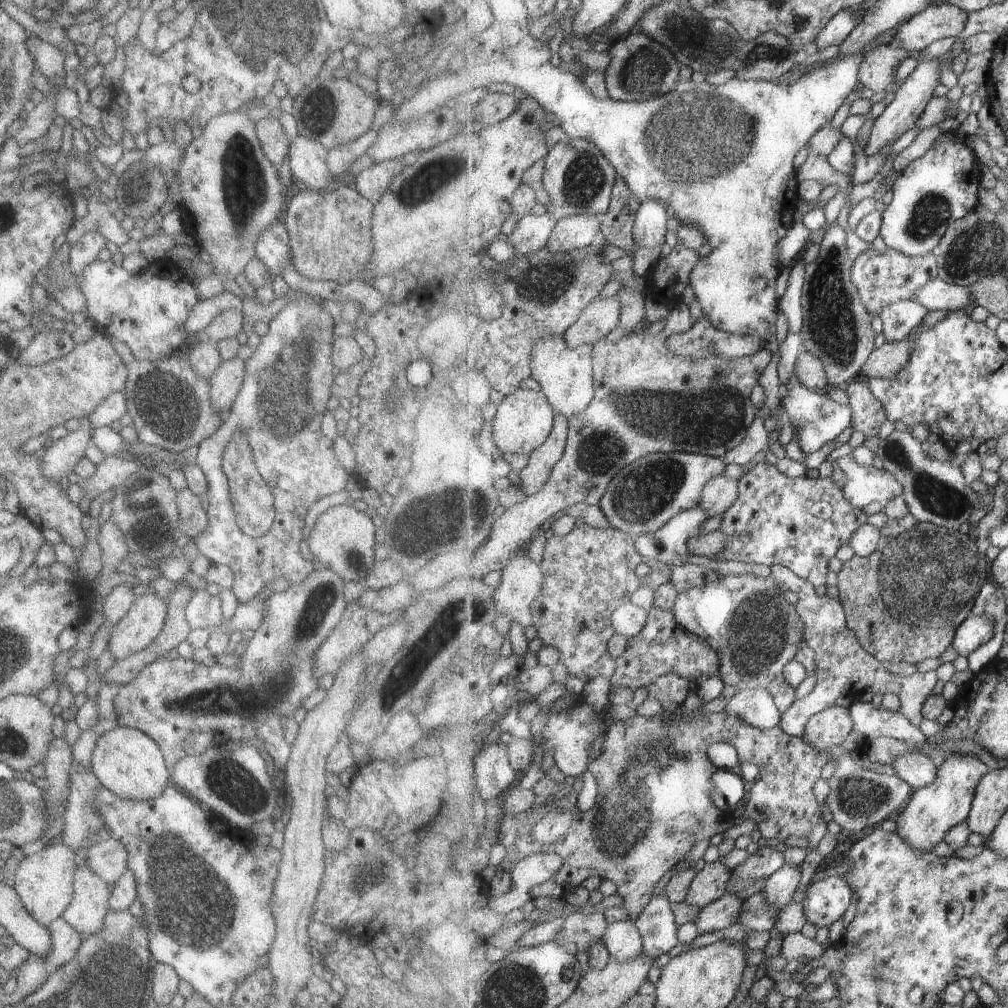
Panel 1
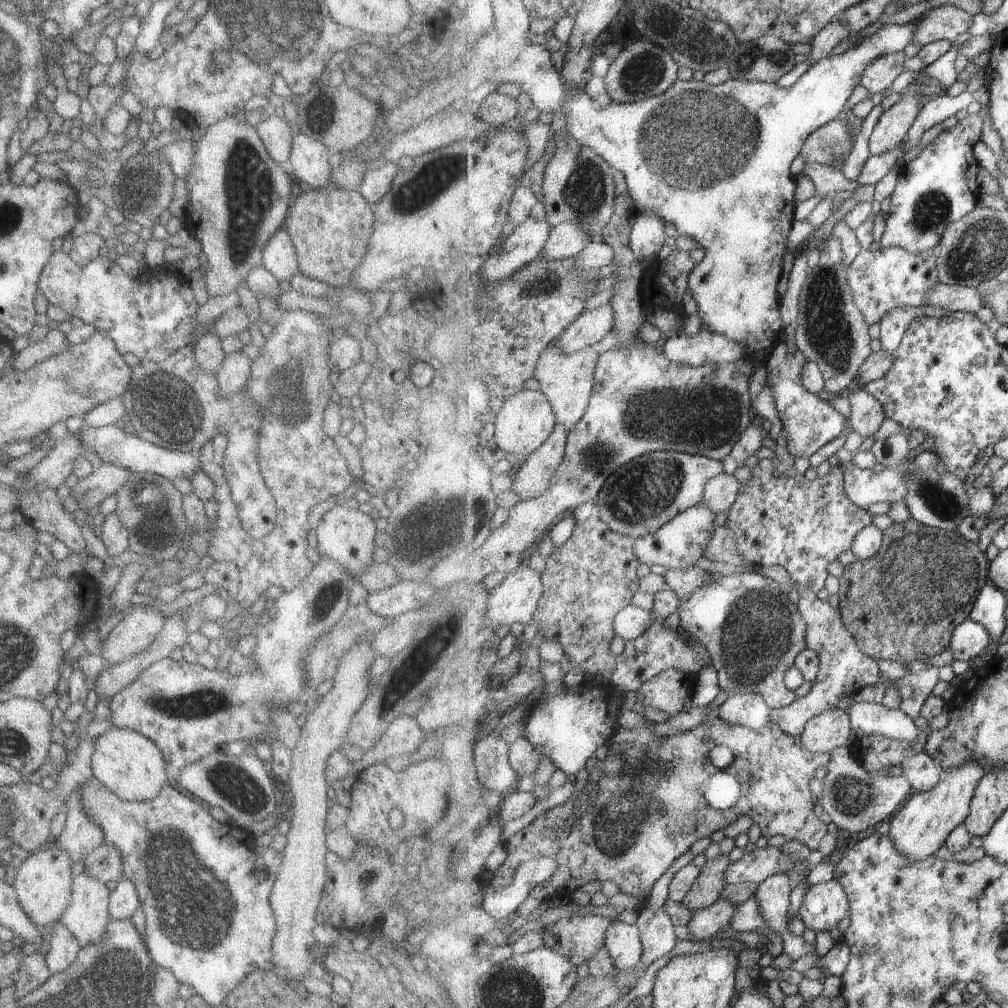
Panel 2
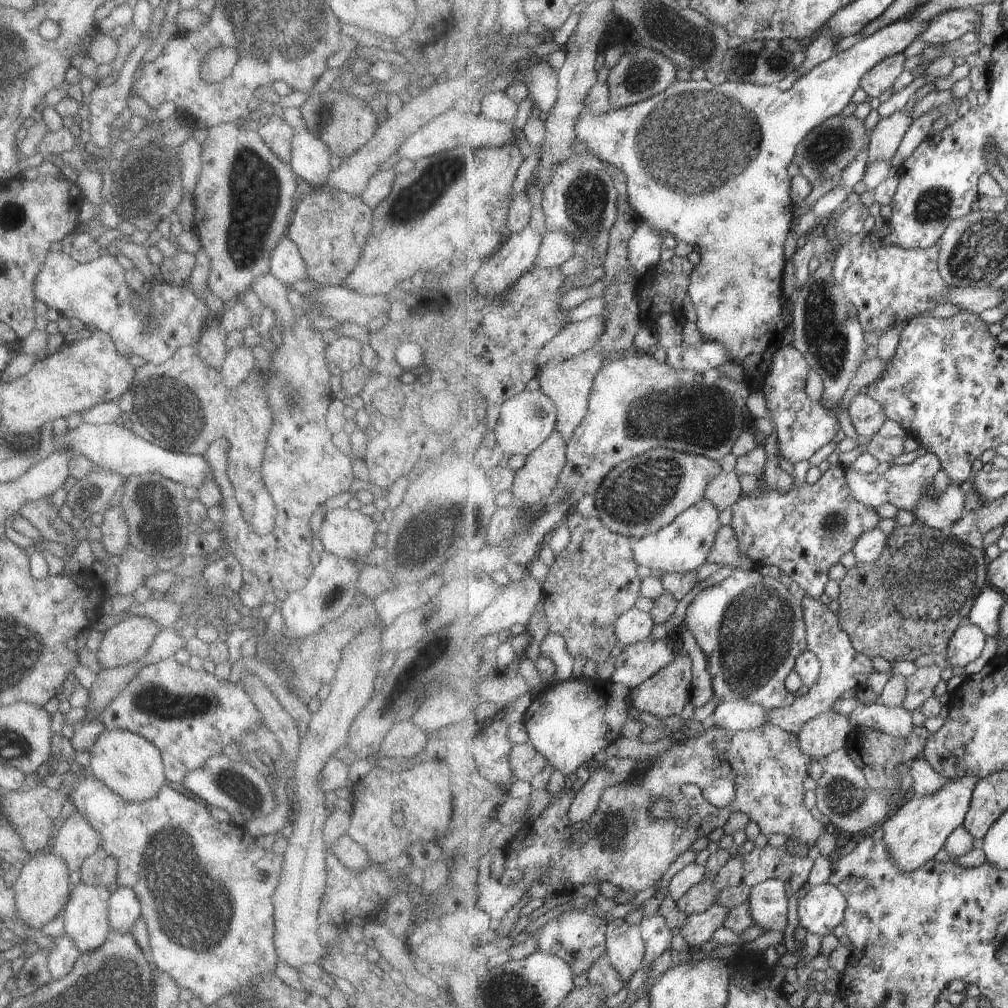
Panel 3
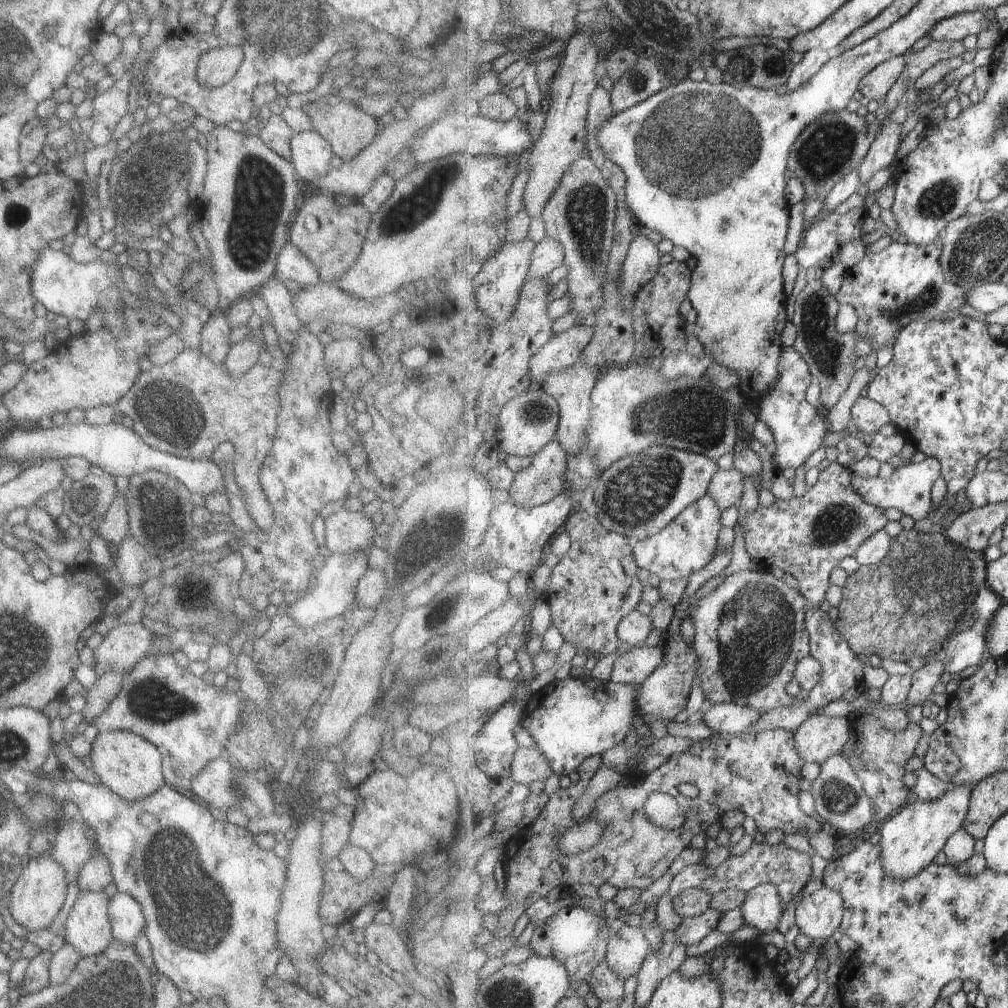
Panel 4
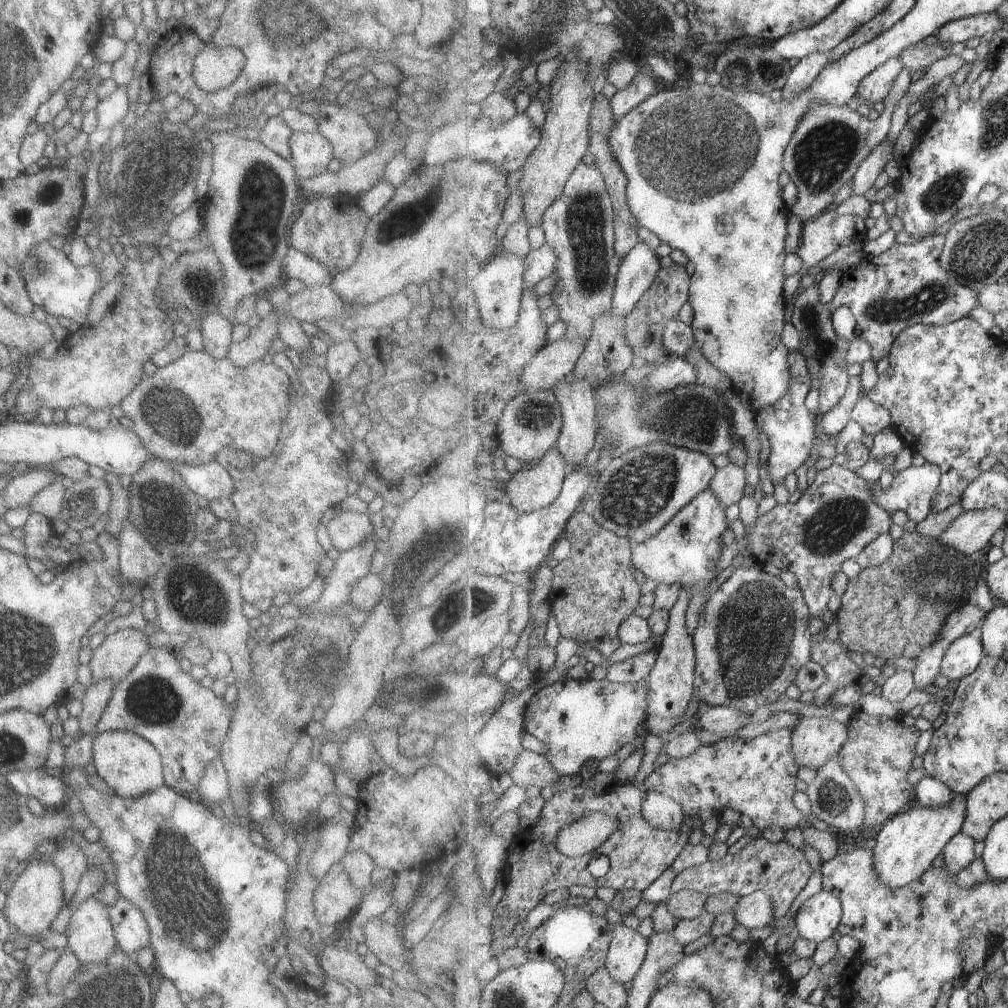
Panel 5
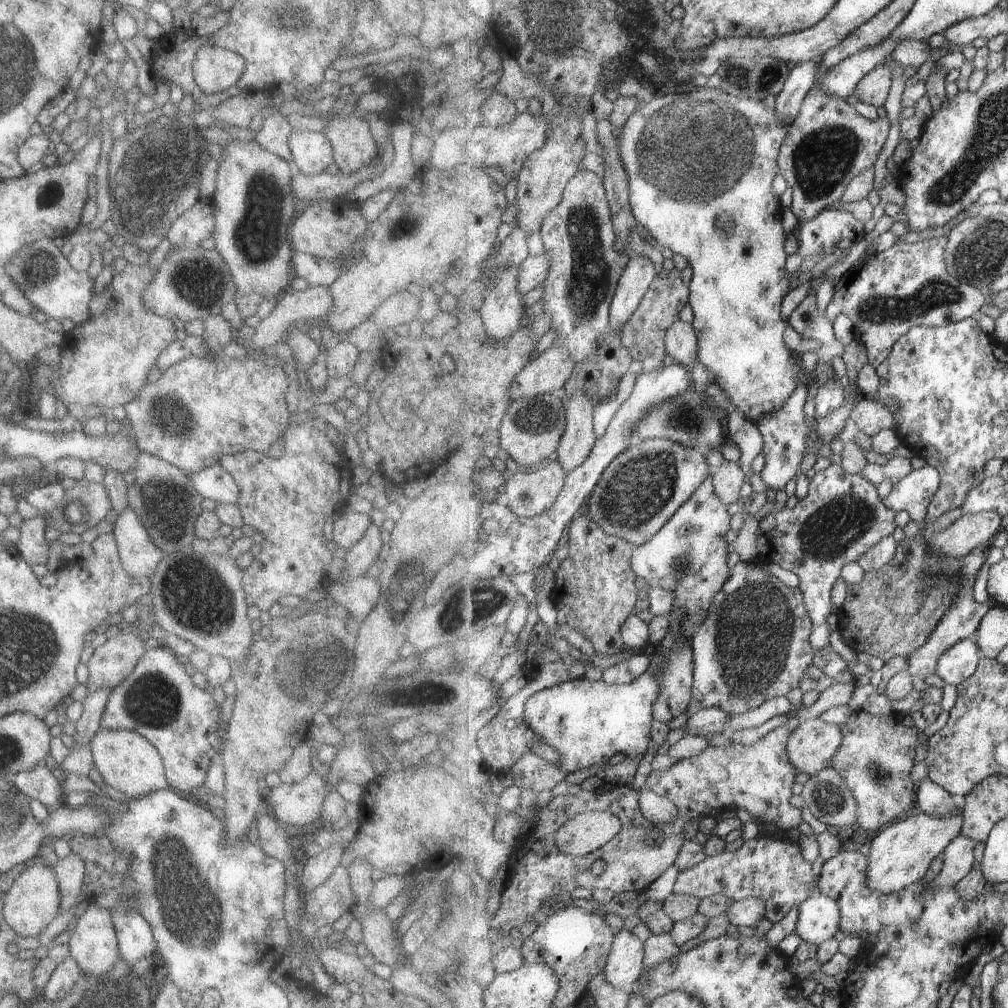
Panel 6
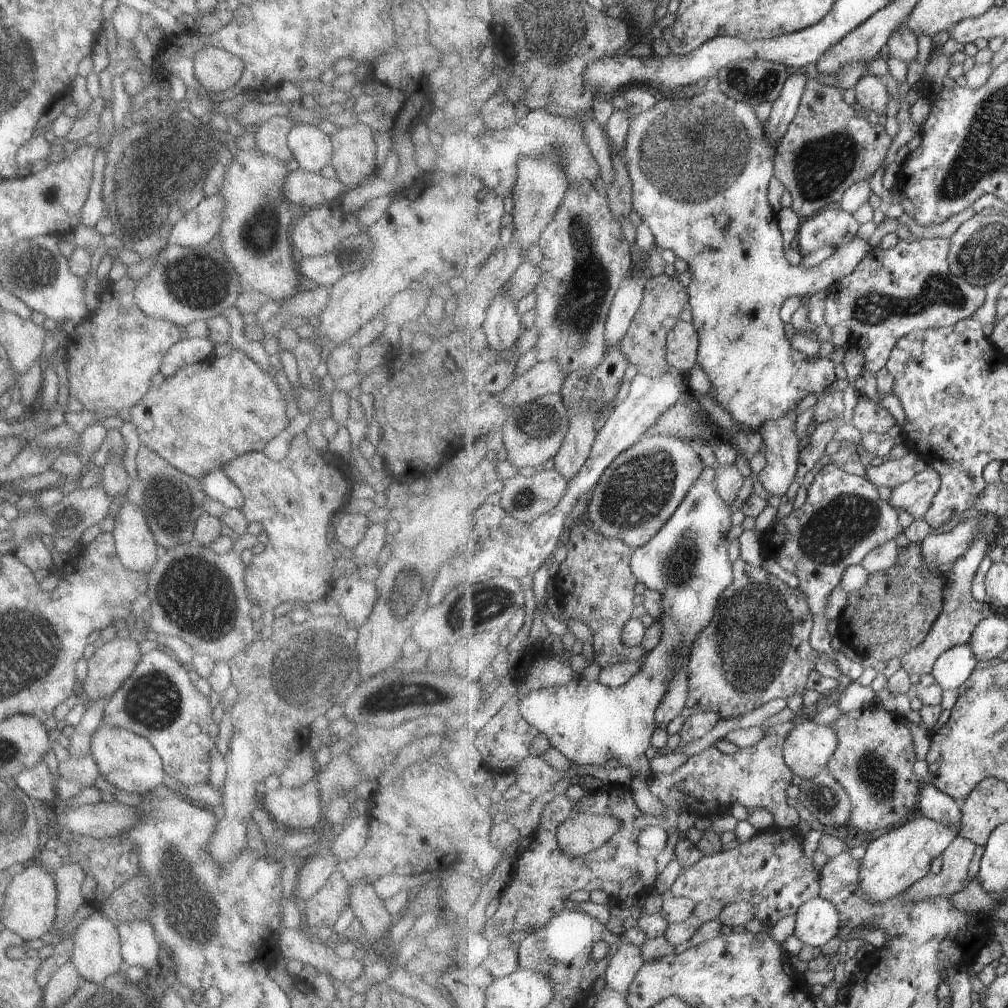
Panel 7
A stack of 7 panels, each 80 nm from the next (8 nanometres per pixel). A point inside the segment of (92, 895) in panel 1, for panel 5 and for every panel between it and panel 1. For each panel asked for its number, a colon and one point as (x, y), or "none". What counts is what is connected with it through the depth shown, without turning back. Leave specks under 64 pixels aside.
2: (86, 915)
3: (84, 914)
4: (87, 929)
5: (89, 936)

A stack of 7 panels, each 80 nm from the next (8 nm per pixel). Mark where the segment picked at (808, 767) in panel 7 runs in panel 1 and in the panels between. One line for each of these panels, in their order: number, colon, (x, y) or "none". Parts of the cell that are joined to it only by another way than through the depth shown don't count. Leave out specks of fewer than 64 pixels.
1: (829, 729)
2: (824, 733)
3: (828, 732)
4: (819, 738)
5: (816, 740)
6: (813, 745)

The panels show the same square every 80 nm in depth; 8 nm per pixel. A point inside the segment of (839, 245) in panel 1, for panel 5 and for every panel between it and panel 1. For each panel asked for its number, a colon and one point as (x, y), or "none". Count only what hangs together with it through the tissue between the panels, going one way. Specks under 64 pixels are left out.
2: (832, 332)
3: (834, 345)
4: (831, 355)
5: (825, 351)

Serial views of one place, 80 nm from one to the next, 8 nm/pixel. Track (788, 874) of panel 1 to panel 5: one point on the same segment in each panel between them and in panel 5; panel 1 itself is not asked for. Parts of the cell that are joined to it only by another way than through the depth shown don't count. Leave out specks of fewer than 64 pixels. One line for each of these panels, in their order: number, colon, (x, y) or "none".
2: (773, 894)
3: (768, 901)
4: (762, 909)
5: (756, 910)

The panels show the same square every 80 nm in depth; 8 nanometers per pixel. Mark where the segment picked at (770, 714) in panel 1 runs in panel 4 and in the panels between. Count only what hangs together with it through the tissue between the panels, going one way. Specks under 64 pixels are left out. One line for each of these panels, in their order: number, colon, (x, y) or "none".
2: (749, 710)
3: (741, 715)
4: (730, 718)

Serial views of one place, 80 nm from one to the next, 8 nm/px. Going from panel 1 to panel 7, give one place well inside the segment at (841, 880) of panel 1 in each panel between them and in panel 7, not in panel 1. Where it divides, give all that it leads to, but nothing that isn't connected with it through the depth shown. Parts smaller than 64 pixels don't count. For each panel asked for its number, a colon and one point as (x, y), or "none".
2: (824, 905)
3: (822, 909)
4: (818, 915)
5: (819, 916)
6: (819, 917)
7: (818, 921)

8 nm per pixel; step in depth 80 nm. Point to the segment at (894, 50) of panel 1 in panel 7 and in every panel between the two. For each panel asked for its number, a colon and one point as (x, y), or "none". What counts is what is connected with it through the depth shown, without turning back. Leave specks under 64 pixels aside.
2: (877, 79)
3: (877, 83)
4: (875, 86)
5: (875, 88)
6: (874, 88)
7: (871, 93)

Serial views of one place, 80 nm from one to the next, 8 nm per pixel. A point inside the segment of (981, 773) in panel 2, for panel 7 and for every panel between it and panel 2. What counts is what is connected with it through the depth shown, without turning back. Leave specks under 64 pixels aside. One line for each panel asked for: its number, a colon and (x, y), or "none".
3: (917, 830)
4: (910, 841)
5: (905, 848)
6: (899, 856)
7: (892, 863)

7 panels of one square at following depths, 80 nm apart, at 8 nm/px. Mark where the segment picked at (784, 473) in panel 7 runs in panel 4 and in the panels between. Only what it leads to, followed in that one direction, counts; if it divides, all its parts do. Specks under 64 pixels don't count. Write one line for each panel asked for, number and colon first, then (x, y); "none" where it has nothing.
4: (798, 427)
5: (790, 426)
6: (785, 432)

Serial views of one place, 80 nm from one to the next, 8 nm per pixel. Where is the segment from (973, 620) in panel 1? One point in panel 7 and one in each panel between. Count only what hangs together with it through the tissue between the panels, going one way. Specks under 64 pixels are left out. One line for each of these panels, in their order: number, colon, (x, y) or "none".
2: (969, 640)
3: (967, 644)
4: (965, 649)
5: (964, 656)
6: (961, 661)
7: (954, 667)

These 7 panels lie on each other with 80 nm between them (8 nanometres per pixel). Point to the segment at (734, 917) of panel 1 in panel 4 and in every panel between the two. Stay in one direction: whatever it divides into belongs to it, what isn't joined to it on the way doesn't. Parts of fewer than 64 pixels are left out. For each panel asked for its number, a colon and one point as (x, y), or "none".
2: (713, 920)
3: (699, 928)
4: (693, 929)

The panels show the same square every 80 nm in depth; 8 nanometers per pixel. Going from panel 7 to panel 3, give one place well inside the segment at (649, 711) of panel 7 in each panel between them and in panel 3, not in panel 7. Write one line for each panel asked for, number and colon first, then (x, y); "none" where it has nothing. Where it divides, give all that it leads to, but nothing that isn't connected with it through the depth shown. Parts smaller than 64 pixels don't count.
3: (569, 722)
4: (573, 719)
5: (580, 720)
6: (588, 722)

